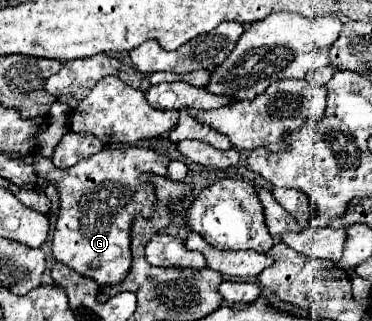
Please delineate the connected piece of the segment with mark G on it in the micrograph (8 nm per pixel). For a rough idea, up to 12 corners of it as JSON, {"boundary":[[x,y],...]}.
{"boundary":[[103,149],[69,169],[35,155],[61,199],[53,255],[99,285],[131,265],[153,217],[153,149]]}

